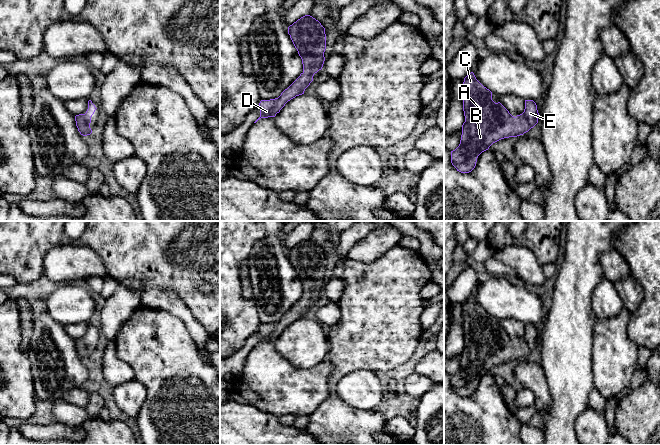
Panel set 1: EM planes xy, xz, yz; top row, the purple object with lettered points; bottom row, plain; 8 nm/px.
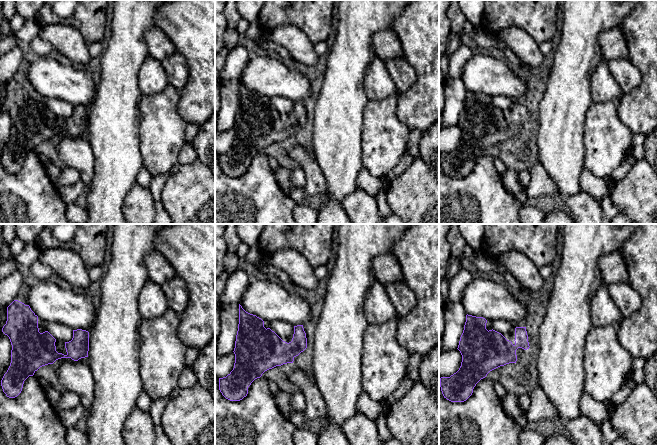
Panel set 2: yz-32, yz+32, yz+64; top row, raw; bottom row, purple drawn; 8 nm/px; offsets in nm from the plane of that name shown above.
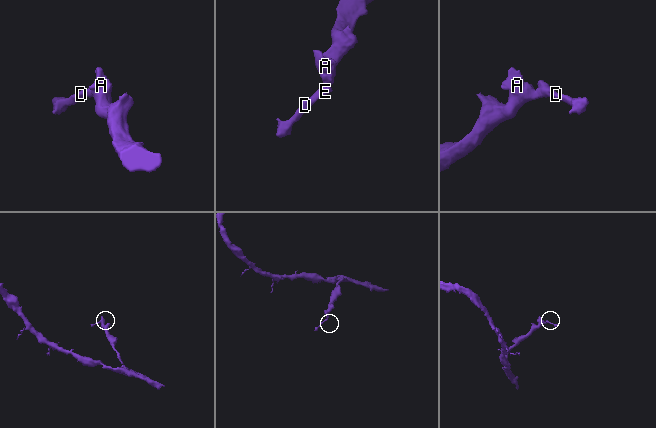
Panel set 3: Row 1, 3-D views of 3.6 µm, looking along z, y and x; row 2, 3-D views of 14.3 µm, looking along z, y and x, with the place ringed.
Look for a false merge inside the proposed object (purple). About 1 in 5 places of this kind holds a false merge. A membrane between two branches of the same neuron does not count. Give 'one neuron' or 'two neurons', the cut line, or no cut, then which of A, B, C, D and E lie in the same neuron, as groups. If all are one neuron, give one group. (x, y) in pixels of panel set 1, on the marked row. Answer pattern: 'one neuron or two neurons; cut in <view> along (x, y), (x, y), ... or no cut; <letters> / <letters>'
one neuron; no cut; A B C D E

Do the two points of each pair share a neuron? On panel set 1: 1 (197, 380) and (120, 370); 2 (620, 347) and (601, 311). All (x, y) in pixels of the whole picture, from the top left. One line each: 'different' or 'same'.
1: different
2: different

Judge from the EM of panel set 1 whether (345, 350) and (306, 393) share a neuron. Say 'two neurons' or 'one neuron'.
two neurons

